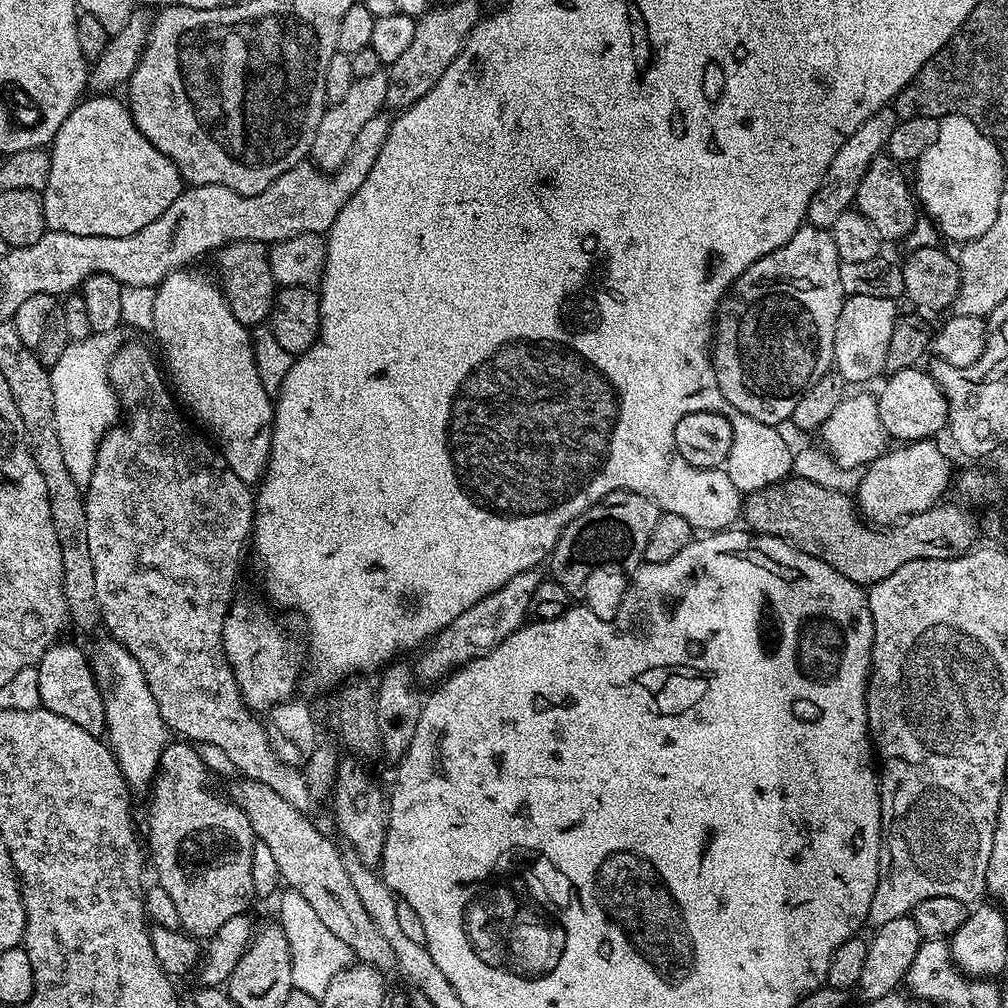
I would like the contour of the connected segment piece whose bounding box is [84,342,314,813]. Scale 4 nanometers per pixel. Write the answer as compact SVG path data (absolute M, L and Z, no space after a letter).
M121 343L112 361L108 363L108 379L113 388L118 390L118 399L122 409L122 423L108 429L103 442L96 451L96 461L90 482L84 492L84 509L86 510L86 542L90 542L90 558L94 558L94 590L96 601L100 607L100 618L103 627L108 627L107 634L113 641L120 643L141 664L145 672L146 682L149 684L150 693L158 704L158 714L164 719L164 724L169 733L178 735L188 742L196 744L209 744L218 746L234 762L237 773L245 780L262 782L262 786L270 786L274 794L280 794L290 806L299 812L307 813L314 803L312 792L308 788L308 780L303 771L291 768L289 764L280 763L279 758L268 741L268 729L262 723L261 717L246 706L242 694L238 690L238 682L234 682L232 668L226 662L226 654L222 646L222 630L224 620L228 617L229 607L234 599L232 587L236 584L236 575L240 572L240 551L244 548L244 539L253 535L252 518L254 515L254 492L238 474L234 474L232 467L224 461L219 451L203 435L196 436L196 432L180 417L181 409L174 403L173 393L158 367L158 360L148 353L142 344Z

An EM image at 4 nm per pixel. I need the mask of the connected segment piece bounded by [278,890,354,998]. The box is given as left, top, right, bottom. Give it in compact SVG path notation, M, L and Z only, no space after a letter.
M284 890L279 893L279 900L278 923L284 929L292 955L292 986L302 990L302 994L318 998L326 994L326 986L330 986L334 976L353 963L352 951L348 949L346 942L340 941L335 934L330 934L329 928L318 919L318 914L311 908L310 902L302 898L302 894Z

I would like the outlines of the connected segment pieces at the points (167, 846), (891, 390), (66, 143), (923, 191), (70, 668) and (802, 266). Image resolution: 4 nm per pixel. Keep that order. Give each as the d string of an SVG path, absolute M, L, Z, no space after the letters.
M188 742L169 743L161 755L160 768L156 772L156 777L150 787L150 795L152 794L152 805L149 806L150 812L148 816L148 840L146 836L146 848L150 853L150 864L156 867L156 876L158 886L162 890L166 890L166 894L174 901L174 906L178 910L178 918L180 919L180 928L187 932L193 938L211 938L222 926L226 926L226 922L230 922L230 918L245 915L249 910L248 907L254 903L254 877L250 874L250 868L254 862L254 846L258 843L256 831L252 829L250 818L246 818L246 814L235 803L227 804L224 800L219 800L214 793L208 789L208 779L210 773L208 767L202 762L202 758L198 758L195 747Z
M923 367L907 368L891 373L884 389L878 392L876 405L882 418L882 426L889 437L896 442L931 440L945 431L948 422L948 400L942 394L931 371Z
M92 94L87 98L81 99L76 108L68 115L66 122L56 131L56 136L50 145L52 161L50 162L50 182L46 182L43 190L44 197L44 222L53 232L65 232L66 234L86 234L87 236L105 236L106 238L118 238L119 236L129 236L142 226L150 226L154 218L158 218L178 198L182 191L182 181L180 171L162 154L149 140L138 130L138 126L132 121L132 113L129 112L127 103L123 99L115 100L112 94Z
M965 116L939 117L938 138L922 154L920 160L915 161L916 180L914 176L914 192L918 197L918 204L926 211L927 219L935 222L940 229L940 235L945 241L957 240L957 245L963 246L969 240L982 238L990 226L994 226L994 218L998 218L998 198L1006 191L1004 172L1006 166L1002 162L1002 154L998 146L970 118Z
M57 642L46 650L35 672L38 676L38 694L40 703L46 709L62 718L70 718L74 726L82 726L86 734L103 737L106 732L107 720L105 693L100 692L96 685L98 676L93 665L84 657L84 652L76 644Z
M805 223L786 246L754 262L735 280L714 317L714 363L721 396L758 422L780 426L791 421L794 406L834 365L834 326L846 299L840 281L838 246L827 228Z

